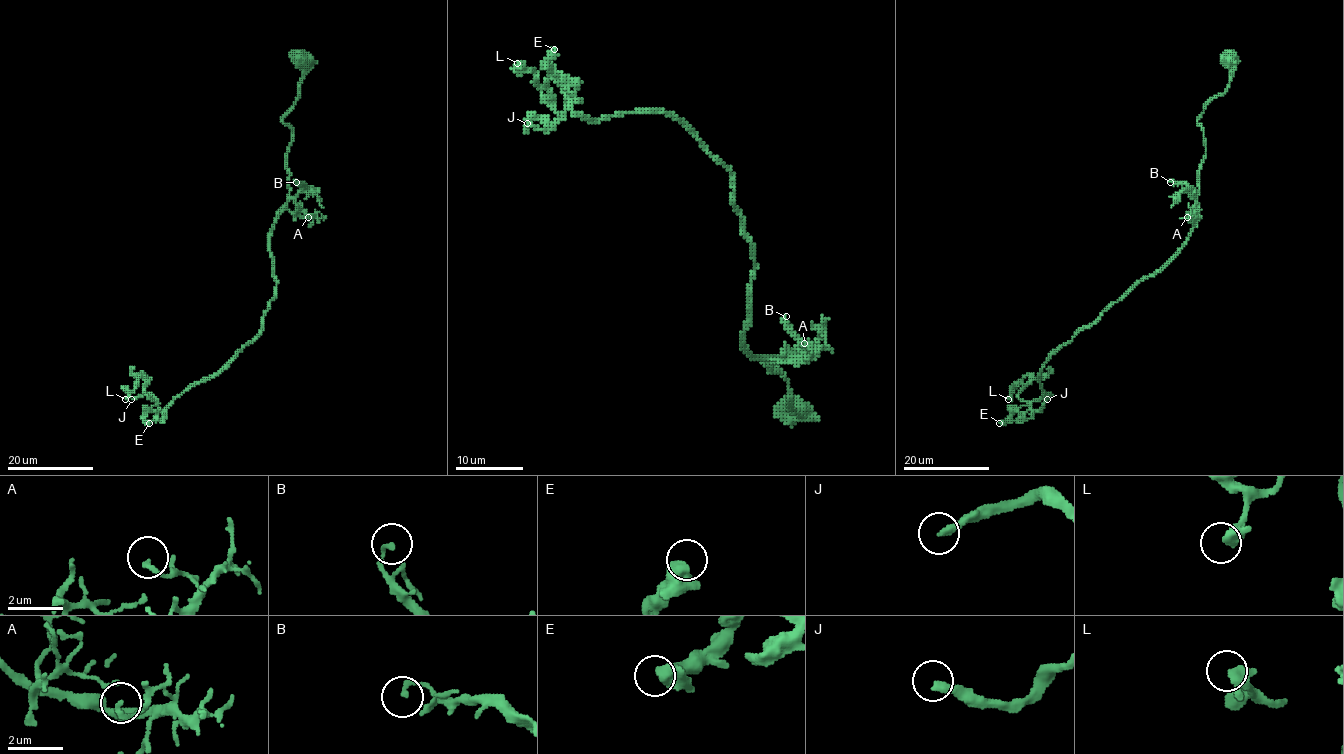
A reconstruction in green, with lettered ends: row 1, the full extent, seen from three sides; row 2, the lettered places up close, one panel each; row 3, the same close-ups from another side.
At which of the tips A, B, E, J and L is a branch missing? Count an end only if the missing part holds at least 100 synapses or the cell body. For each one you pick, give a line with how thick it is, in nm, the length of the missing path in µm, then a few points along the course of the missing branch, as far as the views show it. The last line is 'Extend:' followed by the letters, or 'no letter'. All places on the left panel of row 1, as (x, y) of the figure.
J: 260 nm | 80 µm
Extend: J

